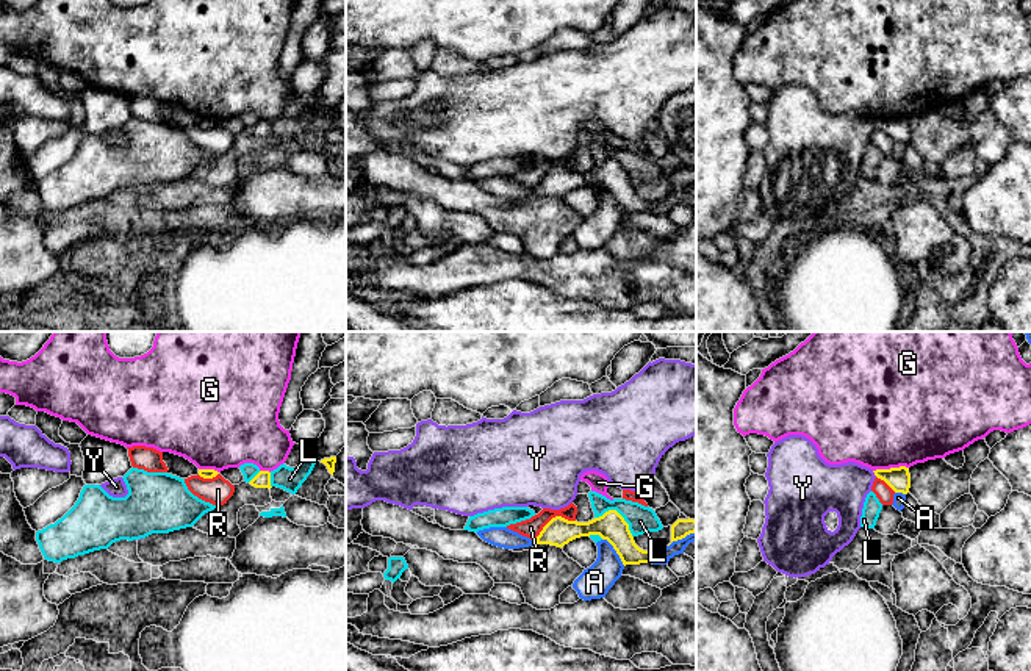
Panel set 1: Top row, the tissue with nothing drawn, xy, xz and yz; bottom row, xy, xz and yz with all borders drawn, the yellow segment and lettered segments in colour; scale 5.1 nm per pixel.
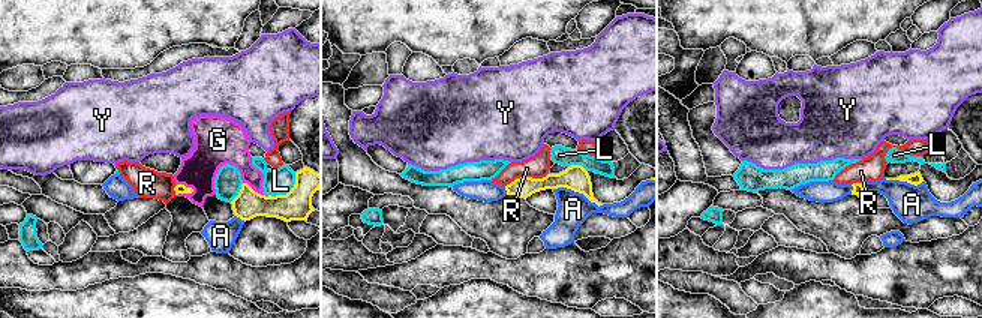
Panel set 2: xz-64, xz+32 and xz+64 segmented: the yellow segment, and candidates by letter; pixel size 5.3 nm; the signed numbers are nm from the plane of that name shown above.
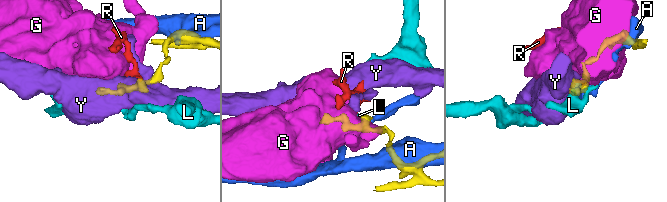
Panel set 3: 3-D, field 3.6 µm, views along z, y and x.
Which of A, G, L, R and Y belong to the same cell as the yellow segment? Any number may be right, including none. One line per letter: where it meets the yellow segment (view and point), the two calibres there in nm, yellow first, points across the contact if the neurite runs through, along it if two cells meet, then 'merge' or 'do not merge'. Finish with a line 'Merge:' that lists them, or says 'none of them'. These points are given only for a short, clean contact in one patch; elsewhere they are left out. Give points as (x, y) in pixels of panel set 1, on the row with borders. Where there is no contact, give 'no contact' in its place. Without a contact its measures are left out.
A: meets yellow in xz at (615, 549); 150 nm thick on the yellow side, 160 nm on the other; do not merge
G: meets yellow in yz at (890, 468); 120 nm thick on the yellow side, 500 nm on the other; do not merge
L: meets yellow in xz at (618, 513); 150 nm thick on the yellow side, 140 nm on the other; do not merge
R: meets yellow in xz at (553, 518); 140 nm thick on the yellow side, 100 nm on the other; border along xz (574, 520), (554, 516), (534, 540); do not merge
Y: meets yellow in yz at (875, 474); 120 nm thick on the yellow side, 260 nm on the other; border along yz (872, 471), (876, 476); do not merge
Merge: none of them

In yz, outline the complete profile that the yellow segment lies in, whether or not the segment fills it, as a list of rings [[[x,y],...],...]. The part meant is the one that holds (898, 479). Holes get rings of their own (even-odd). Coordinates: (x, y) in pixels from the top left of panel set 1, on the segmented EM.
[[[890,468],[890,469],[876,469],[875,475],[884,480],[895,493],[907,494],[911,488],[911,474],[909,468]]]

